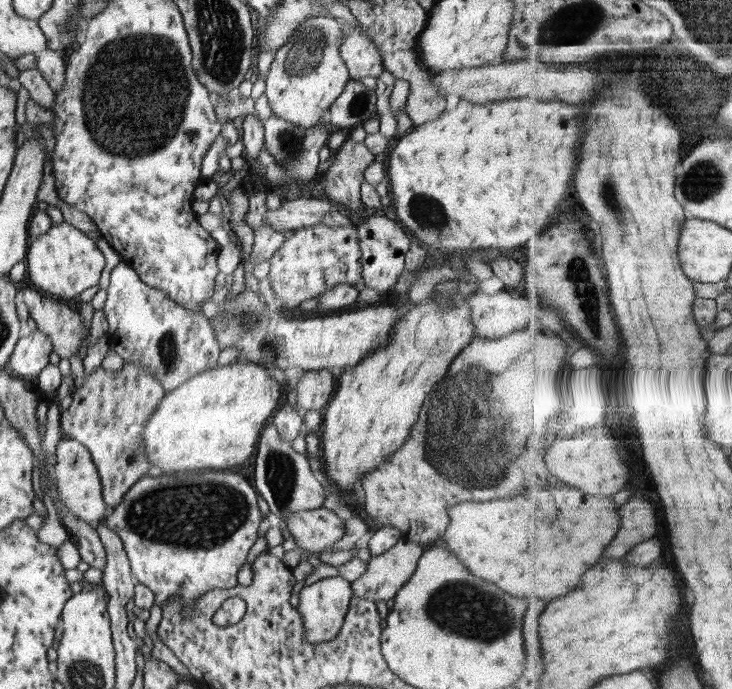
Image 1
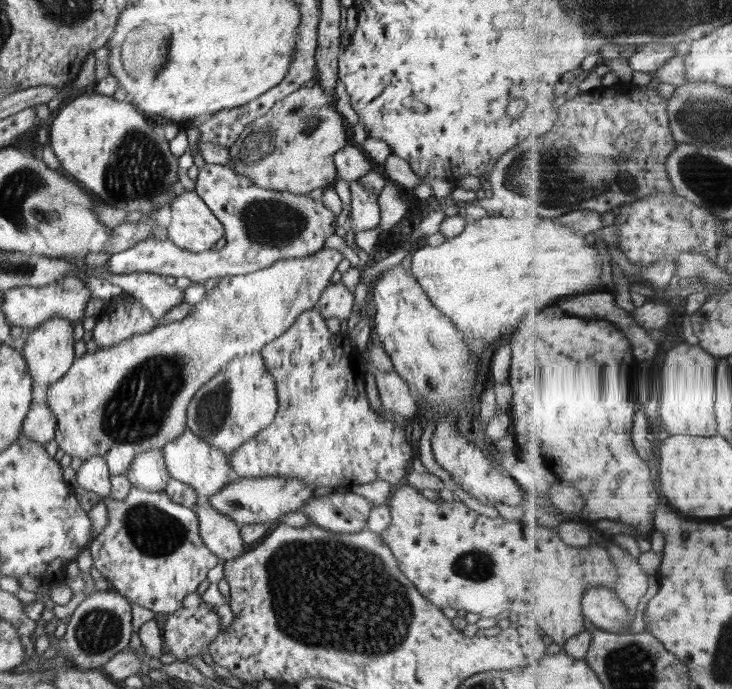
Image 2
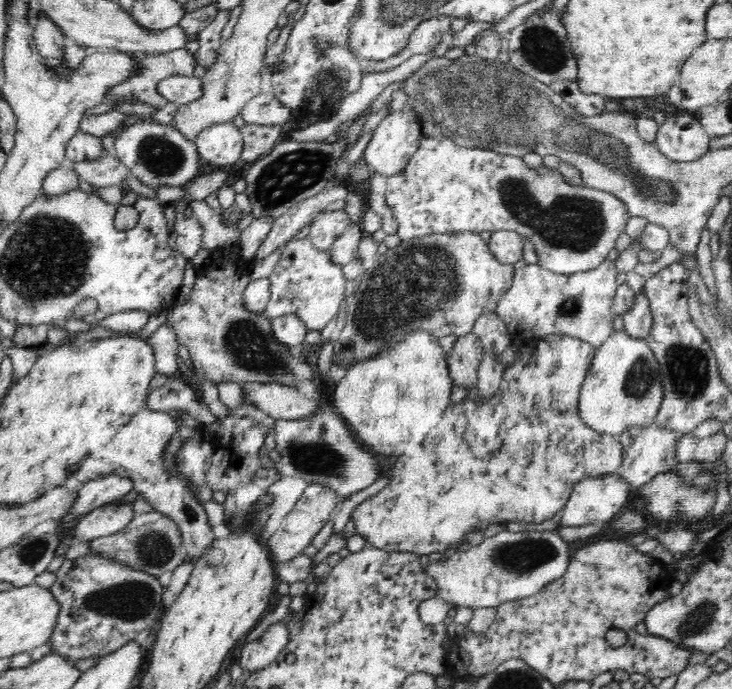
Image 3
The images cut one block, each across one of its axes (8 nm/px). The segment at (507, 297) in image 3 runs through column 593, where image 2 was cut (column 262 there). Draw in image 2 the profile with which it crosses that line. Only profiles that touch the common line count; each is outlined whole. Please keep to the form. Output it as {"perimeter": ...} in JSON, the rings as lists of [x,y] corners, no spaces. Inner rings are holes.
{"perimeter":[[[324,247],[318,253],[310,257],[289,259],[276,262],[273,266],[266,269],[258,270],[258,272],[250,272],[243,275],[224,275],[222,279],[212,289],[206,292],[206,297],[200,302],[192,305],[188,316],[177,320],[175,323],[166,325],[156,325],[150,332],[144,334],[135,334],[130,338],[122,340],[109,348],[98,349],[95,354],[84,353],[80,358],[75,358],[70,365],[70,369],[66,371],[63,378],[59,378],[54,384],[50,384],[47,389],[47,403],[52,413],[56,415],[55,440],[60,448],[66,454],[70,454],[71,458],[82,458],[85,461],[93,456],[102,456],[110,468],[110,475],[125,474],[132,464],[137,454],[146,452],[150,449],[161,449],[166,443],[178,438],[186,429],[186,411],[190,402],[194,399],[194,394],[200,390],[211,378],[214,378],[234,357],[244,354],[252,354],[256,350],[260,350],[266,343],[280,337],[286,332],[287,328],[292,326],[296,321],[296,317],[300,313],[314,309],[317,306],[318,299],[322,295],[322,291],[330,283],[330,278],[334,271],[337,270],[339,264],[344,257],[342,254],[332,248]]]}

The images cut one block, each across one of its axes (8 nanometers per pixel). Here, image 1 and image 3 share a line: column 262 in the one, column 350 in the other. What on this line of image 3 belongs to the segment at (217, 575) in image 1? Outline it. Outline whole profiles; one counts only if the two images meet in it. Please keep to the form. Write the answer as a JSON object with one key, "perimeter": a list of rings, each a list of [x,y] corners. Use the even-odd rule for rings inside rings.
{"perimeter":[[[558,333],[551,334],[545,336],[541,340],[538,341],[537,347],[533,350],[530,355],[517,355],[515,361],[510,365],[509,368],[505,369],[505,373],[503,374],[502,382],[496,392],[489,395],[481,395],[476,400],[468,400],[467,398],[461,404],[454,404],[454,406],[450,406],[444,414],[442,414],[442,418],[438,418],[438,422],[434,422],[434,430],[430,430],[430,434],[426,434],[426,442],[418,442],[418,446],[410,446],[410,450],[402,450],[402,458],[399,458],[392,466],[389,471],[386,471],[385,475],[387,476],[387,472],[389,472],[389,477],[391,478],[390,483],[387,487],[379,492],[375,497],[372,497],[368,500],[363,500],[363,503],[359,504],[351,513],[350,520],[355,522],[355,532],[356,535],[362,535],[364,539],[366,539],[366,543],[368,546],[376,547],[380,550],[384,550],[386,552],[408,552],[408,553],[416,553],[416,555],[421,556],[422,554],[432,554],[432,552],[442,552],[445,551],[448,547],[453,546],[457,547],[461,545],[468,536],[469,532],[472,530],[484,530],[490,526],[490,524],[502,523],[507,524],[509,522],[534,522],[534,524],[540,524],[544,522],[544,520],[548,520],[548,518],[552,518],[556,512],[560,512],[564,506],[566,506],[566,502],[568,502],[568,498],[570,498],[570,494],[572,494],[572,488],[578,484],[581,480],[590,478],[590,477],[599,477],[600,475],[616,473],[618,468],[620,468],[620,464],[622,464],[622,456],[624,456],[624,448],[620,443],[619,439],[615,436],[598,433],[598,431],[588,427],[582,419],[580,419],[580,413],[578,413],[578,403],[581,398],[582,390],[582,382],[584,382],[584,378],[586,378],[586,372],[590,370],[590,366],[592,366],[592,360],[594,360],[594,356],[596,356],[596,347],[592,347],[590,343],[586,343],[580,339],[572,338],[568,335]]]}

